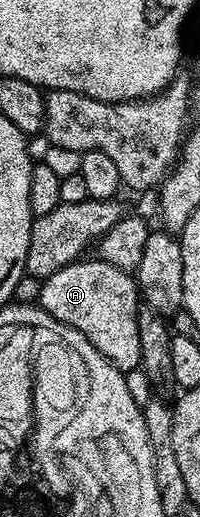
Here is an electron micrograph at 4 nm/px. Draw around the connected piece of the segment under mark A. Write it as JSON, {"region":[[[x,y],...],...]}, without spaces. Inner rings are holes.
{"region":[[[98,257],[88,258],[66,265],[49,279],[43,280],[39,306],[50,313],[56,322],[78,329],[78,333],[86,337],[89,345],[106,362],[125,373],[135,372],[140,365],[138,313],[142,306],[142,296],[135,278]]]}

